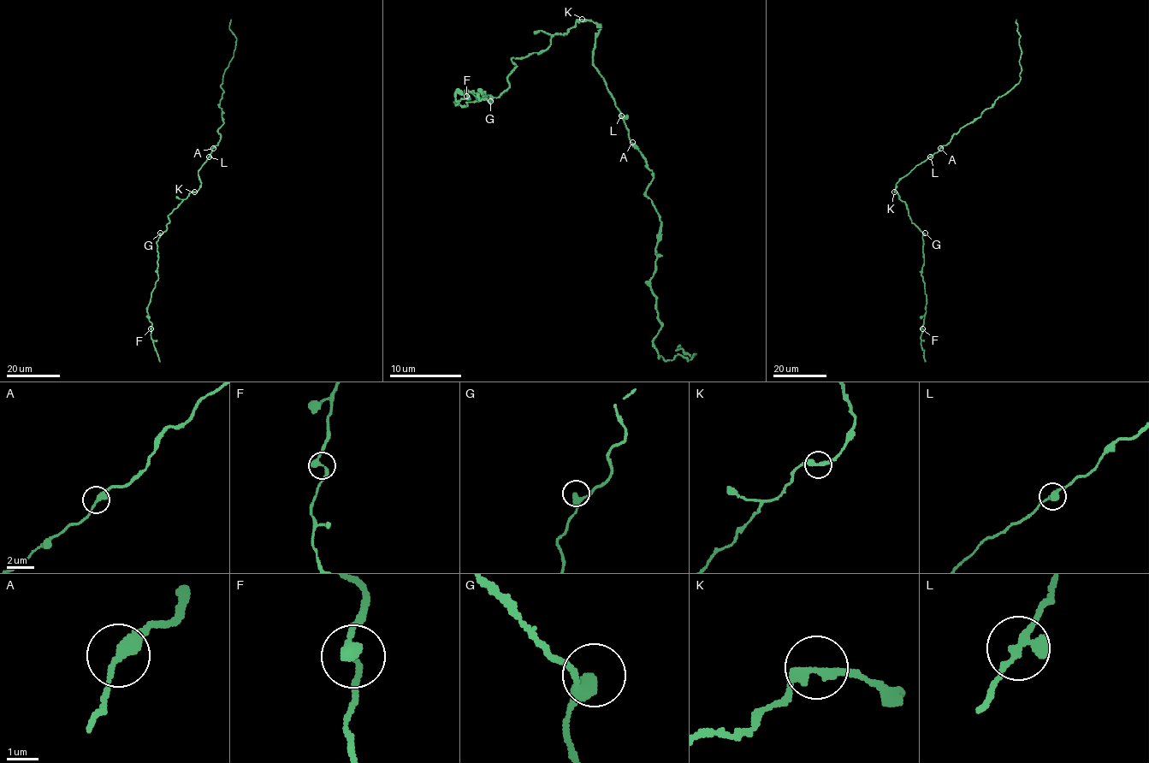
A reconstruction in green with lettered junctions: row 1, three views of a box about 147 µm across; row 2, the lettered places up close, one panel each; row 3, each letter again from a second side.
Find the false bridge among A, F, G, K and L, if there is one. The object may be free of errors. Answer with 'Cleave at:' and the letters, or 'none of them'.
Cleave at: none of them

